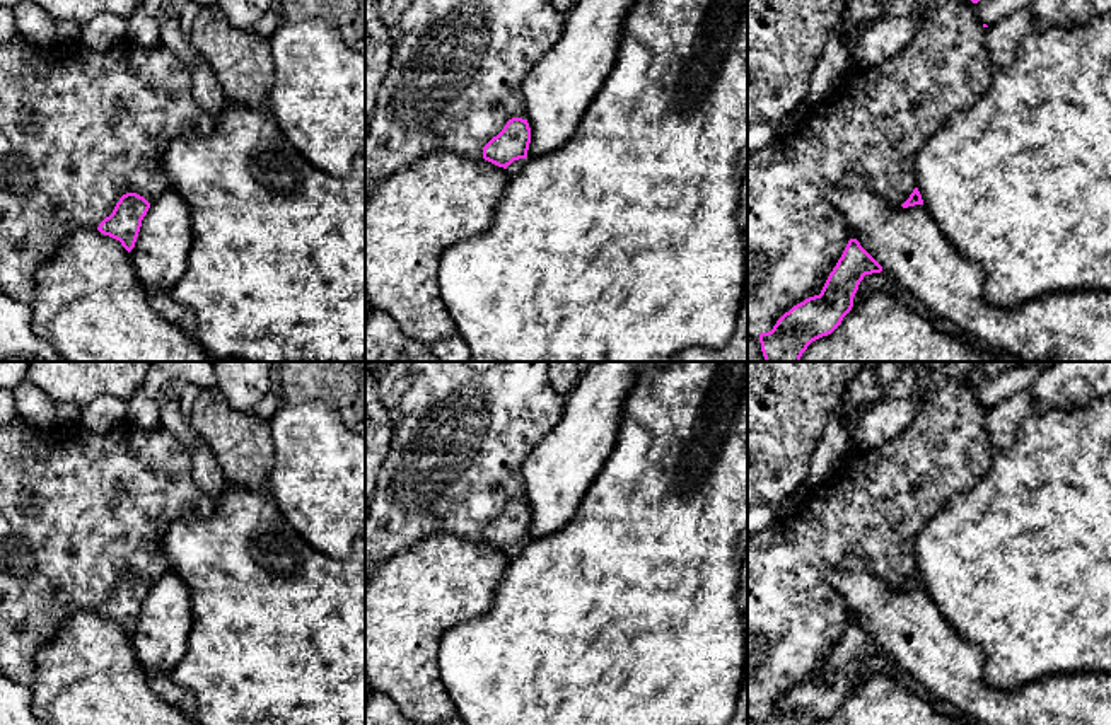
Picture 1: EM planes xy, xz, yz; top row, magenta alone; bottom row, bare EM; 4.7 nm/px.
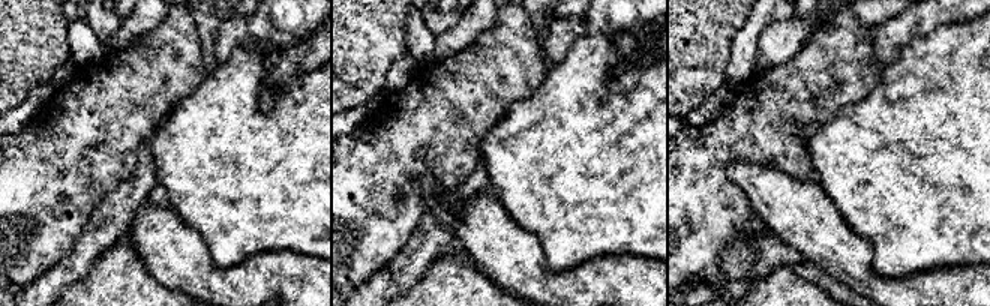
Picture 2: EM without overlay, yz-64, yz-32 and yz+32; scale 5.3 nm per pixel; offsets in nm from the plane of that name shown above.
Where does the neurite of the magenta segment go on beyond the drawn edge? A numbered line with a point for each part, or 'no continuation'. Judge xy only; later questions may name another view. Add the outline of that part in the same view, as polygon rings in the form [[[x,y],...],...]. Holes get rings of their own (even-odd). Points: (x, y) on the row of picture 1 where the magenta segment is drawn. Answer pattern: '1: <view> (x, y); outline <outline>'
no continuation

